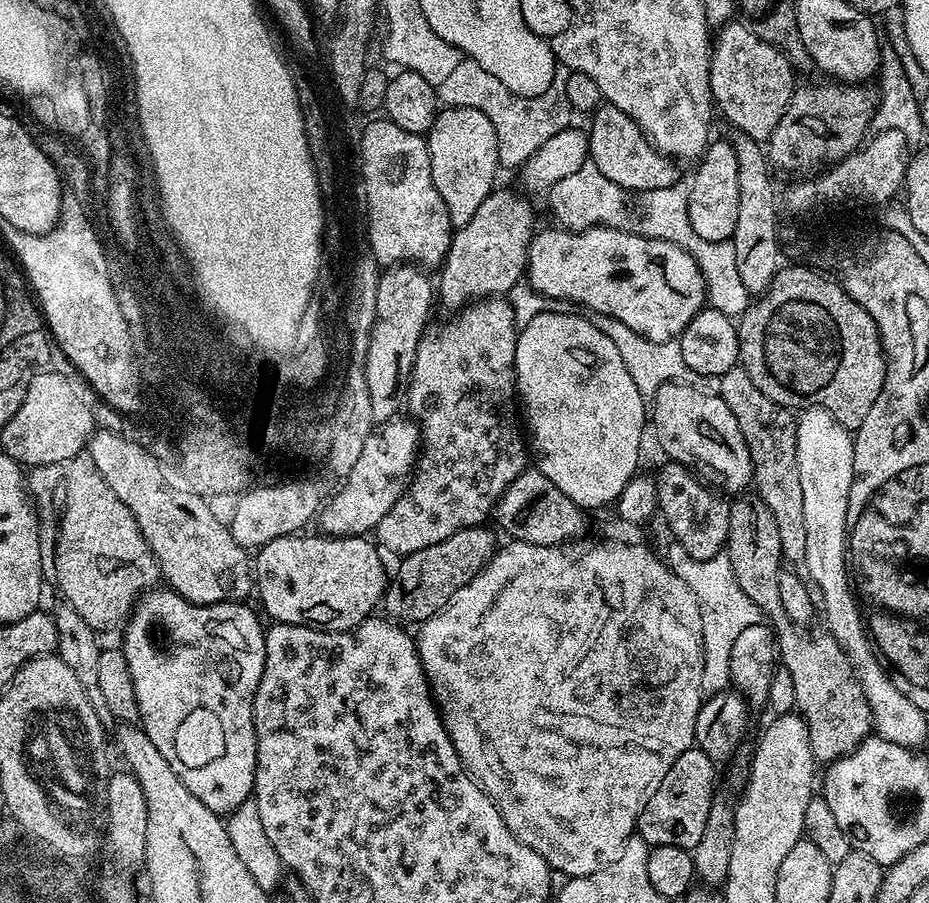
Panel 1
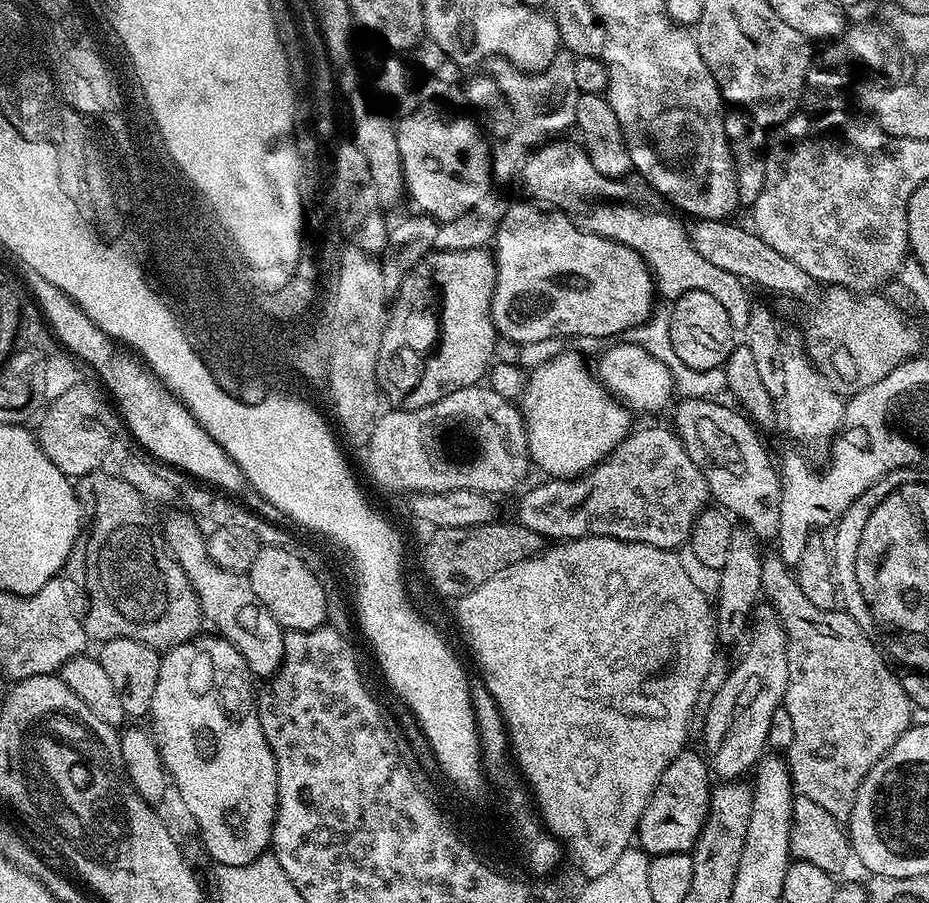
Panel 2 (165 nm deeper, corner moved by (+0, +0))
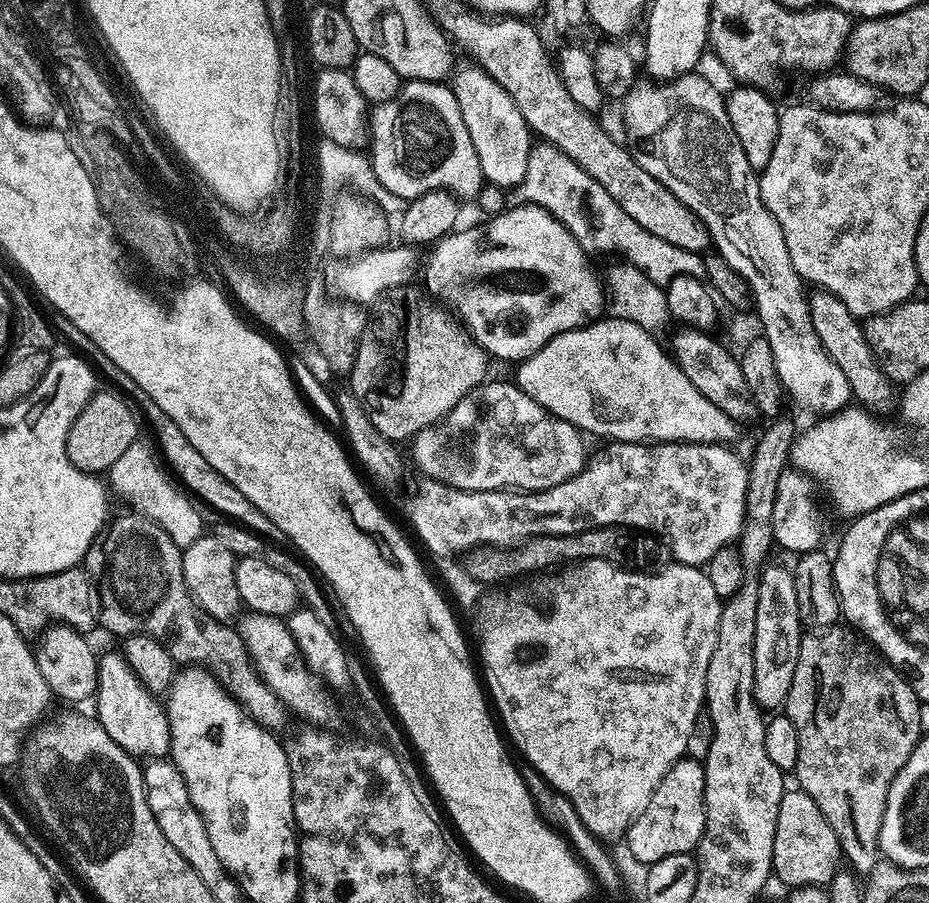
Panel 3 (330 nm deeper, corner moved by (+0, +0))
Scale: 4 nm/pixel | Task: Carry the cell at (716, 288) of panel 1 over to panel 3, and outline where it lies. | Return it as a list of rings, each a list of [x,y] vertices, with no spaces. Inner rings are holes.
[[[540,142],[528,155],[526,178],[522,178],[520,187],[515,189],[517,201],[544,208],[562,227],[578,241],[585,253],[617,252],[635,268],[640,268],[654,283],[666,286],[676,276],[704,276],[703,255],[690,250],[682,250],[682,246],[670,246],[670,242],[650,234],[582,166],[578,166],[566,154],[562,154],[553,144]]]

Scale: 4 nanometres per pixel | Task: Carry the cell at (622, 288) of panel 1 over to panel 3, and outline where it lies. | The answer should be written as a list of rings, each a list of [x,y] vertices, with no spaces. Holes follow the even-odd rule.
[[[521,203],[516,207],[520,208],[513,208],[512,206],[500,215],[493,215],[491,218],[485,219],[485,224],[480,224],[477,228],[461,227],[459,230],[449,232],[447,236],[443,236],[441,240],[437,240],[435,244],[431,245],[429,252],[432,253],[429,254],[428,265],[424,268],[424,284],[428,287],[429,294],[437,296],[445,304],[445,306],[443,305],[445,309],[453,308],[460,315],[461,322],[459,321],[459,323],[463,325],[468,336],[475,341],[475,344],[484,349],[489,357],[495,358],[497,356],[500,360],[513,360],[513,362],[527,360],[538,350],[542,350],[542,346],[546,346],[546,342],[550,342],[558,334],[569,332],[575,328],[582,328],[585,324],[591,324],[603,313],[600,311],[603,308],[605,311],[606,308],[605,289],[602,287],[601,281],[600,284],[596,281],[596,276],[592,273],[591,266],[588,265],[589,257],[578,241],[544,208],[525,203]]]

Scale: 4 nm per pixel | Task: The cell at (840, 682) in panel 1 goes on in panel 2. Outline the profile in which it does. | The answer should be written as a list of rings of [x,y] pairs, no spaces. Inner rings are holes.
[[[779,555],[764,556],[762,596],[775,608],[788,639],[788,681],[782,707],[794,721],[794,742],[786,750],[786,763],[792,775],[793,789],[799,795],[818,802],[822,810],[830,810],[836,820],[847,821],[856,801],[858,786],[866,774],[870,774],[873,766],[892,749],[894,742],[902,738],[905,730],[912,727],[912,699],[901,677],[892,673],[893,665],[886,659],[875,639],[864,632],[858,622],[854,622],[850,613],[843,610],[818,610],[818,606],[814,606],[814,602],[802,594],[802,586],[796,584],[793,569]]]

